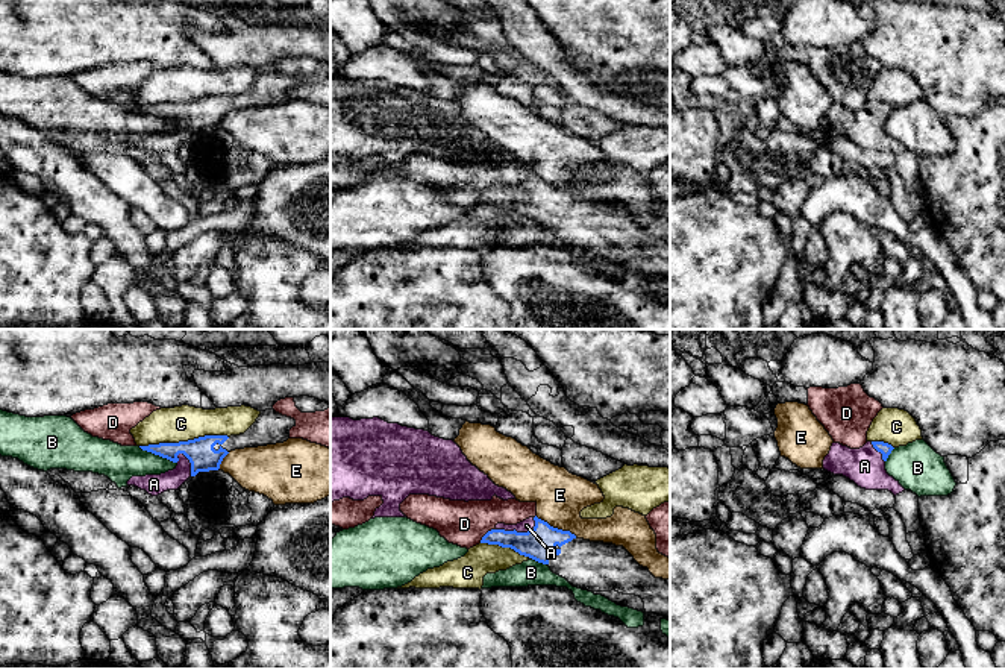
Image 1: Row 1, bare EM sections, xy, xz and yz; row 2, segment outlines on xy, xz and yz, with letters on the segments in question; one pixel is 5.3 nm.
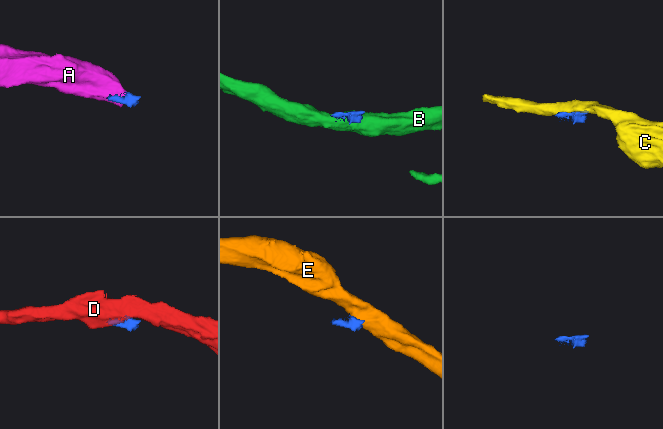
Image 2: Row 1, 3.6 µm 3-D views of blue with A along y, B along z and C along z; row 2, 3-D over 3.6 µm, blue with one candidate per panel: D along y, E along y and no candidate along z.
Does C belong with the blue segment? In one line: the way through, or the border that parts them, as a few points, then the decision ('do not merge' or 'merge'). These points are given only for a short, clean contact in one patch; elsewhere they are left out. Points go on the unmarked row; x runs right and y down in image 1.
do not merge

